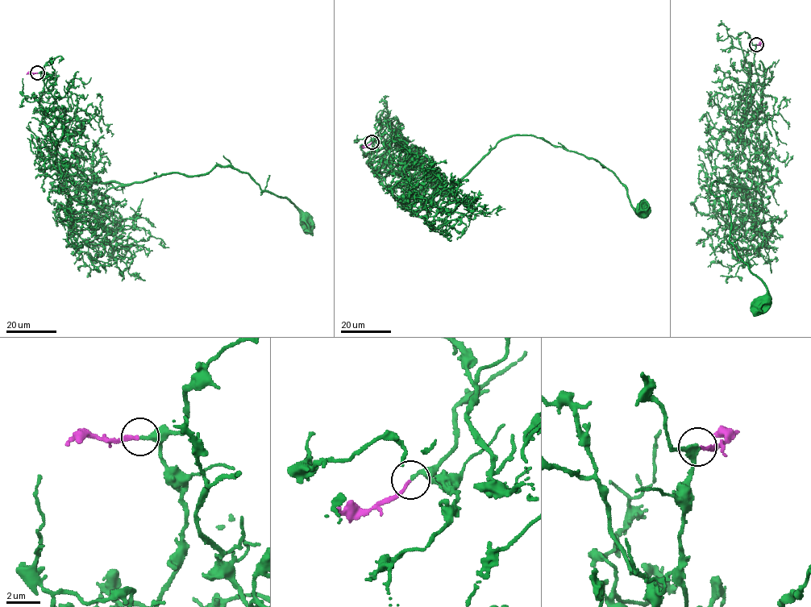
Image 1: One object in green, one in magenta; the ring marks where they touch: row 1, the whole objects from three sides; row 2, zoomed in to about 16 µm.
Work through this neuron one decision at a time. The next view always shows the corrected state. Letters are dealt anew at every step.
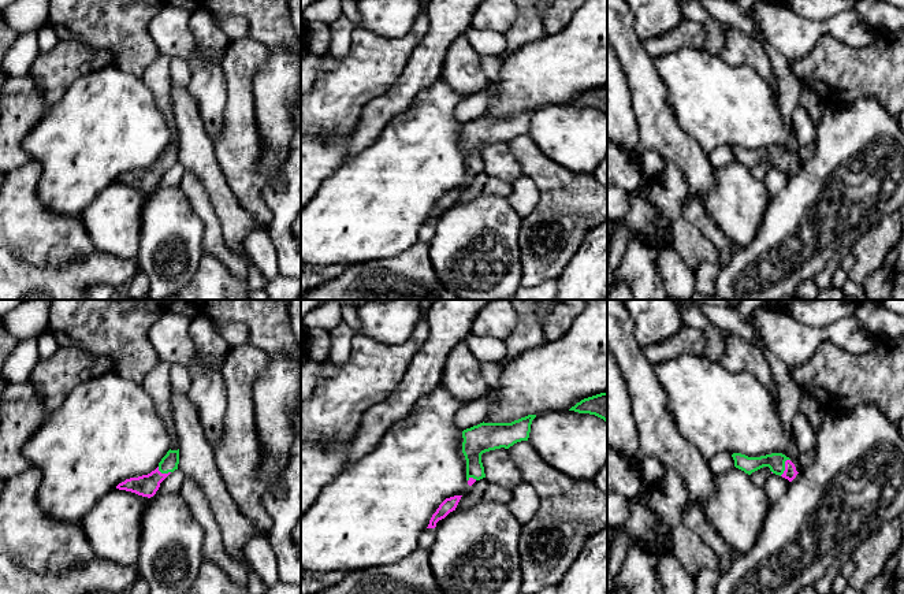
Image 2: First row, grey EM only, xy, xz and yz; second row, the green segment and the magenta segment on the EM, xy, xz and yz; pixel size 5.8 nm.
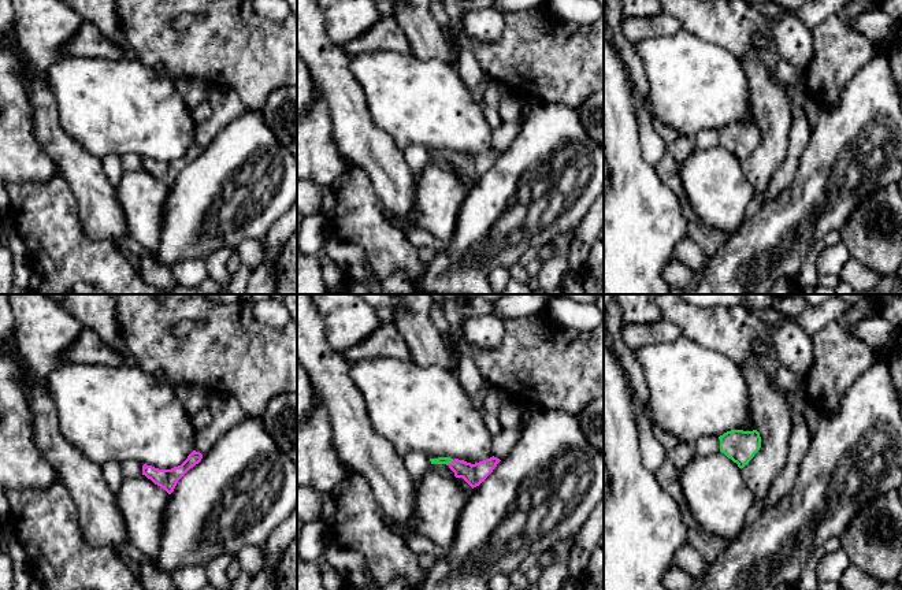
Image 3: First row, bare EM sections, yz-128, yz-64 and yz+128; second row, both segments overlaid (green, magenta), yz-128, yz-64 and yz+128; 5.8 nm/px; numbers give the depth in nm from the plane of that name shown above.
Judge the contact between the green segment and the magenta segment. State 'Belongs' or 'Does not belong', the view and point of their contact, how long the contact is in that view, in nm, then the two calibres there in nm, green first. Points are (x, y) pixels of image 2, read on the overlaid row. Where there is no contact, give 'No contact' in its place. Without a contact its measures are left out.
Belongs. Touches green at yz (784, 467). Shared border 120 nm. Thickness 110 nm (green) against 70 nm

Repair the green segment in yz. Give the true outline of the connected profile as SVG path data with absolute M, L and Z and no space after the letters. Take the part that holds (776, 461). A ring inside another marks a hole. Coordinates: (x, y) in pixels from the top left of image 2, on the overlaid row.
M733 453L732 457L734 460L734 467L748 475L763 467L769 467L771 474L780 475L792 482L799 474L790 459L782 453L771 453L760 457L748 457L741 453Z

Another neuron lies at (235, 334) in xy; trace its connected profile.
M224 323L217 326L219 335L226 341L228 348L249 344L249 328L243 323Z

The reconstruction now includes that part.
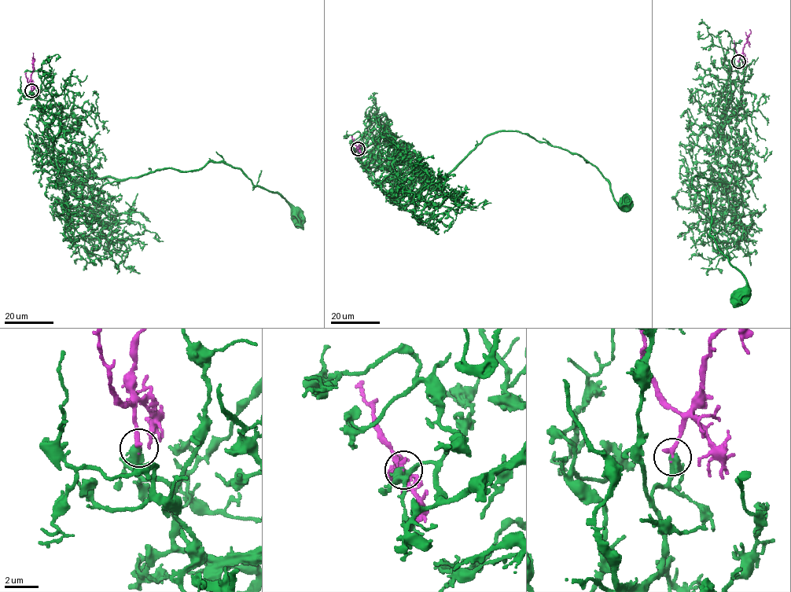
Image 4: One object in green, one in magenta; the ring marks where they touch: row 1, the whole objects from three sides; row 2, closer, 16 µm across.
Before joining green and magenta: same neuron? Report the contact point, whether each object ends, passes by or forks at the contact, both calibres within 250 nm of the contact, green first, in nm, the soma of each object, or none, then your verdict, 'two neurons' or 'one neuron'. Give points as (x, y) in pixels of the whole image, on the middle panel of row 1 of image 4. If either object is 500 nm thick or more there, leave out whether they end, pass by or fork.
at (358, 148); 550 nm thick on the green side, 280 nm on the other; cell body of green at (623, 205); no cell body on magenta; one neuron

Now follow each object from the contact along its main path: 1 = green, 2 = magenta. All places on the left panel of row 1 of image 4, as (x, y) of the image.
1: (31, 90), (60, 168), (122, 180), (225, 163), (253, 185), (281, 196), (296, 212)
2: (31, 90), (32, 53)

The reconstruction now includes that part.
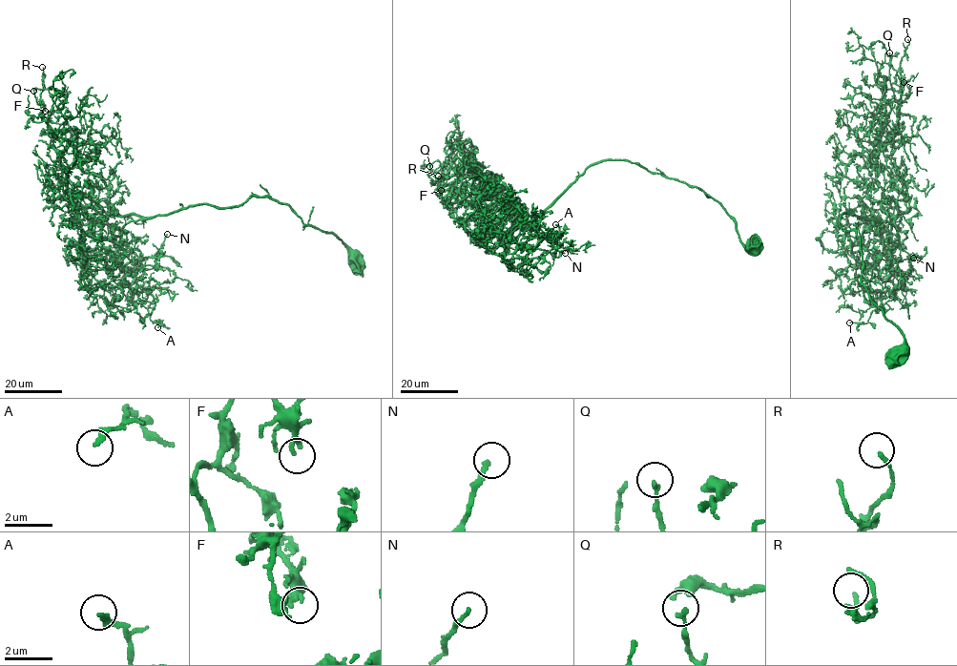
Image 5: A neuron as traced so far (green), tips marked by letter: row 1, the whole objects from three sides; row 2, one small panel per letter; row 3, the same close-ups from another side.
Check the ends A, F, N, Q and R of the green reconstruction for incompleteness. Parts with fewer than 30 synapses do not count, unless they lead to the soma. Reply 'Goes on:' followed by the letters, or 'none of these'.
Goes on: A, N

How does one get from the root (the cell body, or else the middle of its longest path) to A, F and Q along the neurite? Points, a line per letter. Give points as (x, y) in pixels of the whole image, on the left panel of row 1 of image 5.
A: (354, 256), (335, 235), (262, 196), (130, 222), (115, 261), (128, 288), (153, 297), (157, 327)
F: (354, 256), (335, 235), (304, 224), (289, 205), (262, 196), (146, 218), (76, 205), (41, 104), (45, 111)
Q: (354, 256), (335, 235), (304, 224), (289, 205), (262, 196), (146, 218), (76, 205), (33, 91)

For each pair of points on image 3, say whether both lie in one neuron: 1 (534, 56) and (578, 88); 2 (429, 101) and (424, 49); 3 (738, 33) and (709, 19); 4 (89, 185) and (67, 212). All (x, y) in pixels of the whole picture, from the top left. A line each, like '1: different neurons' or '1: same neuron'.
1: same neuron
2: different neurons
3: same neuron
4: different neurons

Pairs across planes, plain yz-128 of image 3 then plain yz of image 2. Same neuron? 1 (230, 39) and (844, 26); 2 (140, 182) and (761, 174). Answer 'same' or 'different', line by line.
1: different
2: different

